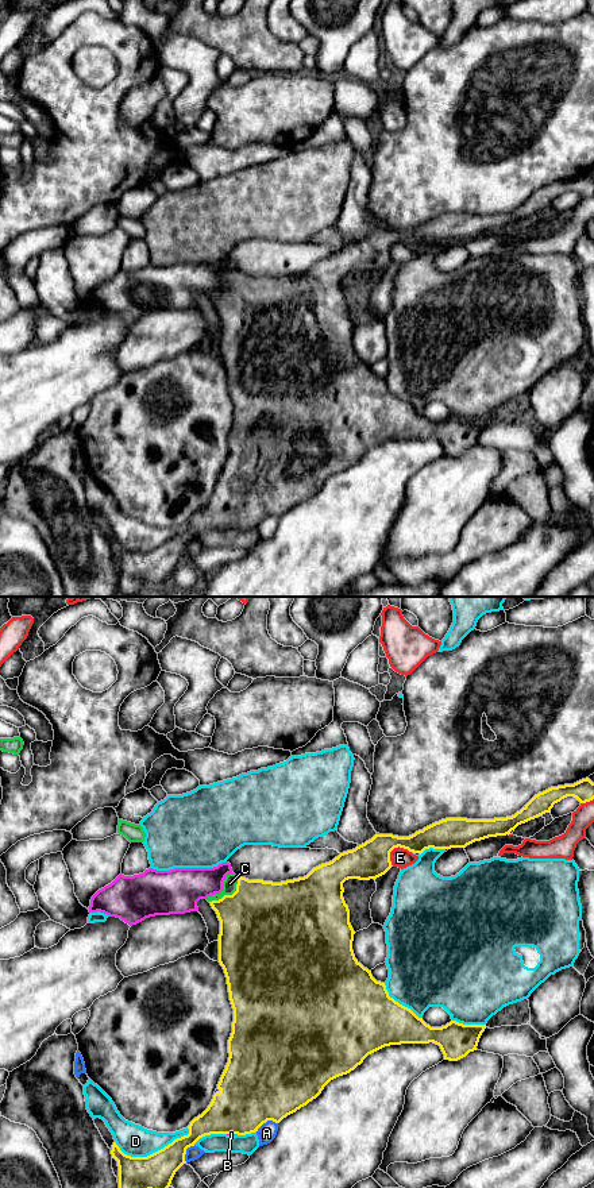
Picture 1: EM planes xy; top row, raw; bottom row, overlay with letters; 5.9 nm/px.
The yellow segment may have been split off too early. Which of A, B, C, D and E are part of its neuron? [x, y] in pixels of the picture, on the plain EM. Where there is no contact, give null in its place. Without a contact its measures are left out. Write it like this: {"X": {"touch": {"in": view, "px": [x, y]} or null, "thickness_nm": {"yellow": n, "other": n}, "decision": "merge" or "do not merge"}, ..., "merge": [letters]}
{"A": {"touch": {"in": "xy", "px": [266, 516]}, "thickness_nm": {"yellow": 500, "other": 110}, "decision": "do not merge"}, "B": {"touch": {"in": "xy", "px": [230, 528]}, "thickness_nm": {"yellow": 360, "other": 20}, "decision": "do not merge"}, "C": {"touch": {"in": "xy", "px": [228, 290]}, "thickness_nm": {"yellow": 480, "other": 80}, "decision": "merge"}, "D": {"touch": {"in": "xy", "px": [153, 548]}, "thickness_nm": {"yellow": 220, "other": 190}, "decision": "do not merge"}, "E": {"touch": {"in": "xy", "px": [394, 242]}, "thickness_nm": {"yellow": 220, "other": 120}, "decision": "do not merge"}, "merge": ["C"]}

